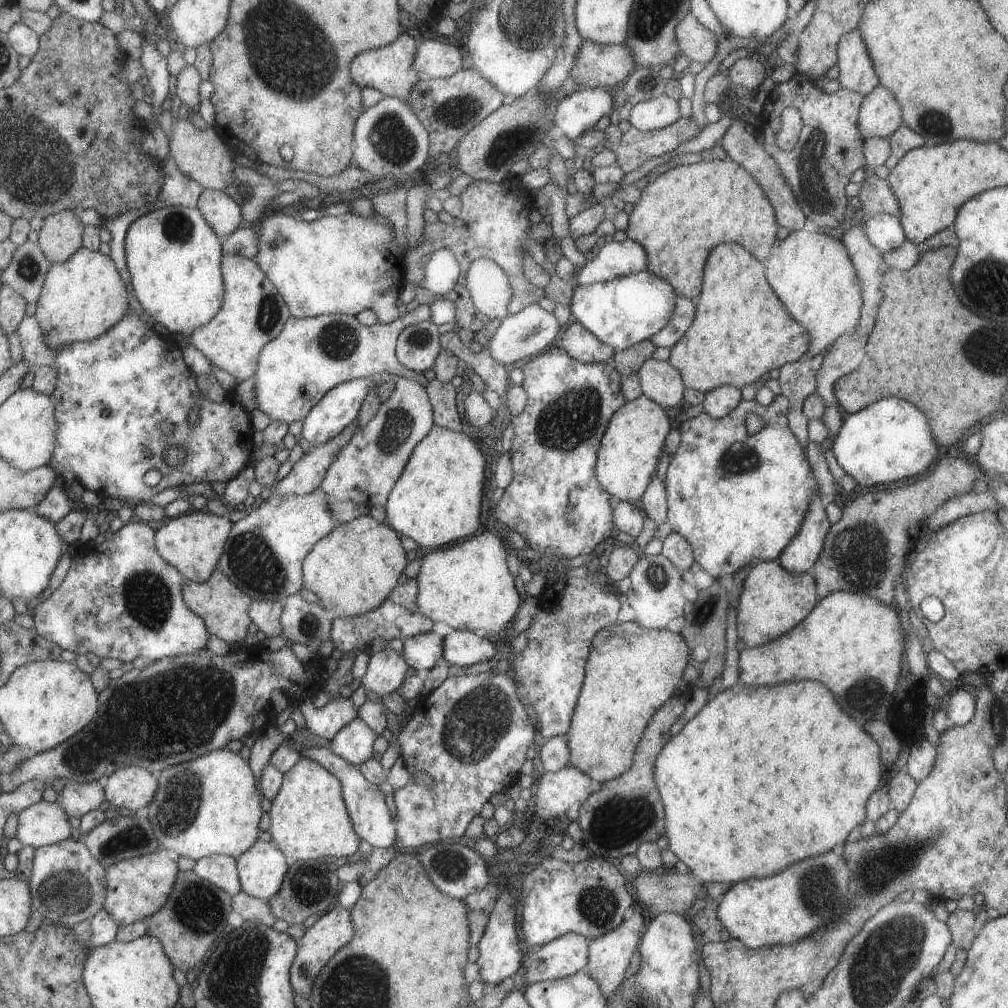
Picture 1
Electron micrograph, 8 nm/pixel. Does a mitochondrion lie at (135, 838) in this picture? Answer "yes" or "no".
yes

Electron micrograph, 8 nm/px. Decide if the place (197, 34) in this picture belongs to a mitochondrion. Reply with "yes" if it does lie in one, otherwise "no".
no

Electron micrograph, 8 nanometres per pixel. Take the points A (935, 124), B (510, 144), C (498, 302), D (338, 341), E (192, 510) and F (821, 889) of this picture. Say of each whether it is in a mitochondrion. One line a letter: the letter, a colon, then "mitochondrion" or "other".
A: mitochondrion
B: mitochondrion
C: other
D: mitochondrion
E: other
F: mitochondrion

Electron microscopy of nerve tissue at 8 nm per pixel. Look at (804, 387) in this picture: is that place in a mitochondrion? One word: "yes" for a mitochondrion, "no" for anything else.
no

